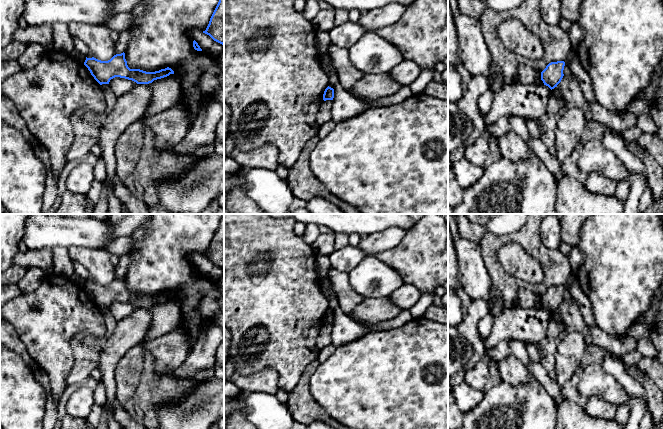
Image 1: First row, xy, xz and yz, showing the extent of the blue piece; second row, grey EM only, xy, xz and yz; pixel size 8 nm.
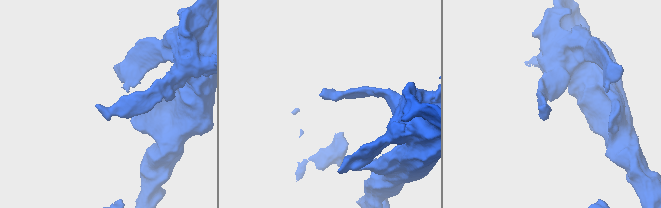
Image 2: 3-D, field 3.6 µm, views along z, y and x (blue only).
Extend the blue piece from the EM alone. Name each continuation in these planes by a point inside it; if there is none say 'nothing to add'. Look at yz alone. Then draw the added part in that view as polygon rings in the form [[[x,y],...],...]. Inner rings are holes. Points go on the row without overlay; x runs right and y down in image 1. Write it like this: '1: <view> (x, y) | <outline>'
nothing to add

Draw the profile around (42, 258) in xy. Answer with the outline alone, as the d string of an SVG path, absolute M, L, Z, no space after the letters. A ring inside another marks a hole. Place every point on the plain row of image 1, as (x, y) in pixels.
M52 248L18 251L14 256L14 265L25 268L37 267L49 275L53 274L52 256Z

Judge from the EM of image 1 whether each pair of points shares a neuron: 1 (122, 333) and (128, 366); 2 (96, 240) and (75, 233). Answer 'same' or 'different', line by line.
1: different
2: same

